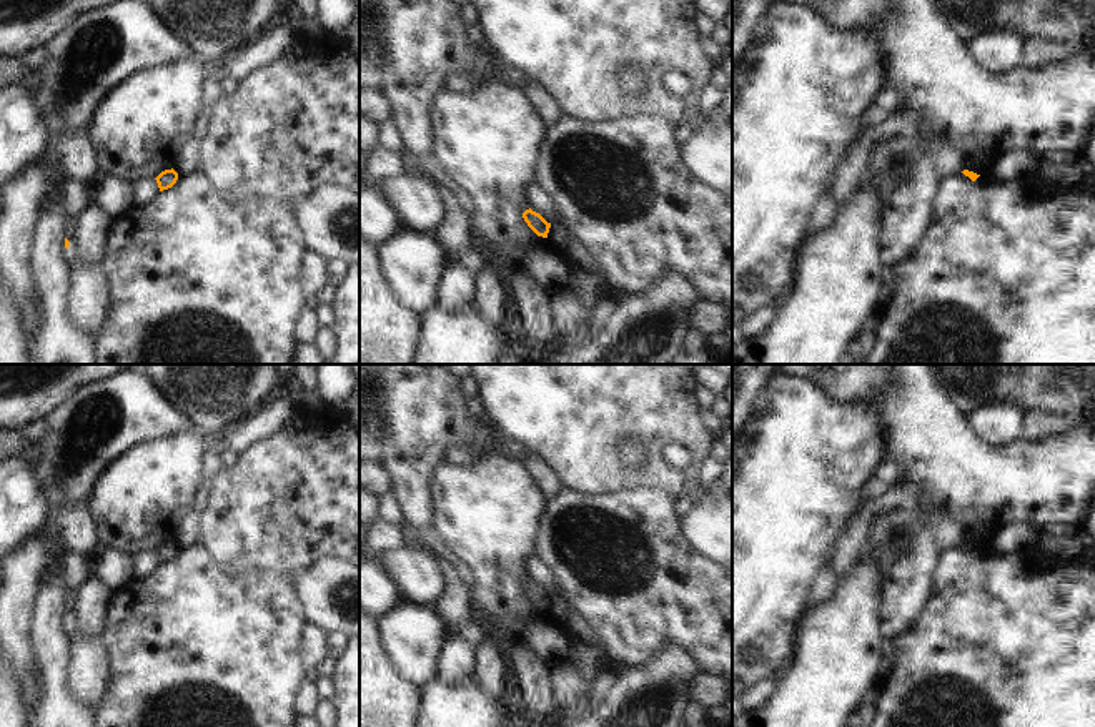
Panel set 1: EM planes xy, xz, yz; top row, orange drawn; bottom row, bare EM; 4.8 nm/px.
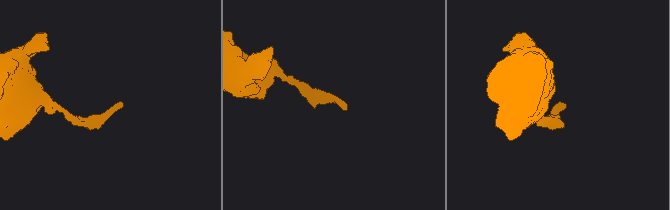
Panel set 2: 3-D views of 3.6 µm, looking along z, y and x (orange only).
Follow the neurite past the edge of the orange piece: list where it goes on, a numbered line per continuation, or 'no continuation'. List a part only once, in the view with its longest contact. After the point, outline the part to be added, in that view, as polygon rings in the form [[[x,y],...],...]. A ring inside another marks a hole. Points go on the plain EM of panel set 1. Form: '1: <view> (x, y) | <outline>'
no continuation

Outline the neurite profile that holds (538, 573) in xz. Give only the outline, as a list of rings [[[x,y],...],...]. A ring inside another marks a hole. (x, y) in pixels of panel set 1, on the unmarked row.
[[[538,556],[526,559],[526,572],[529,581],[539,586],[548,596],[552,596],[557,591],[554,574]]]

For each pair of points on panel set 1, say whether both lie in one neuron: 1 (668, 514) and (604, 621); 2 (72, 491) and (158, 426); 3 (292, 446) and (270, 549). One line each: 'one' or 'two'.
1: one
2: one
3: one

